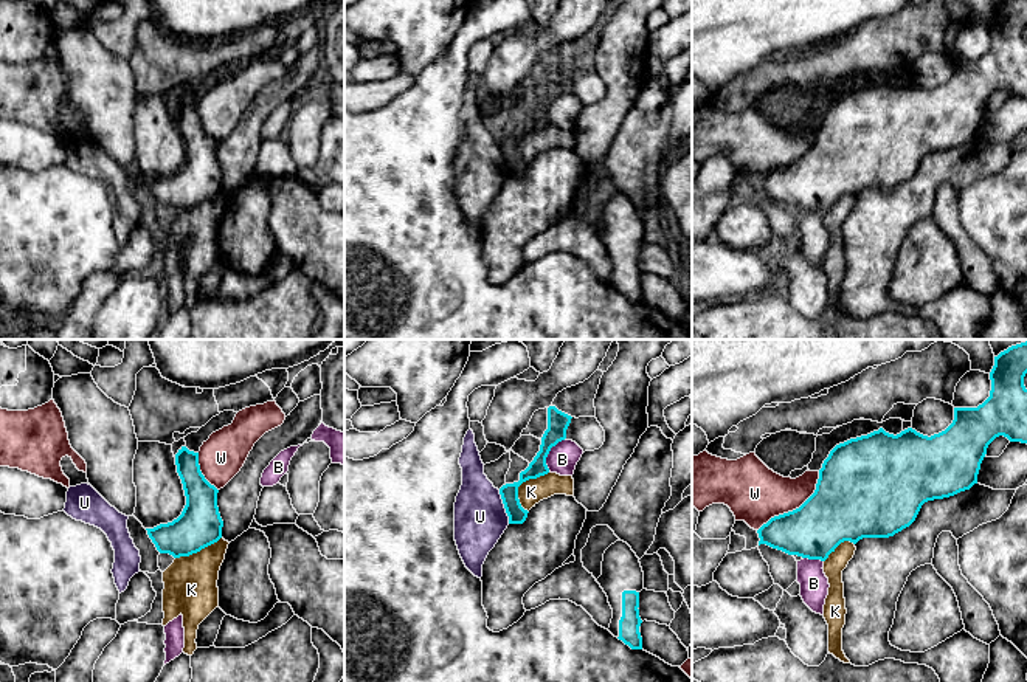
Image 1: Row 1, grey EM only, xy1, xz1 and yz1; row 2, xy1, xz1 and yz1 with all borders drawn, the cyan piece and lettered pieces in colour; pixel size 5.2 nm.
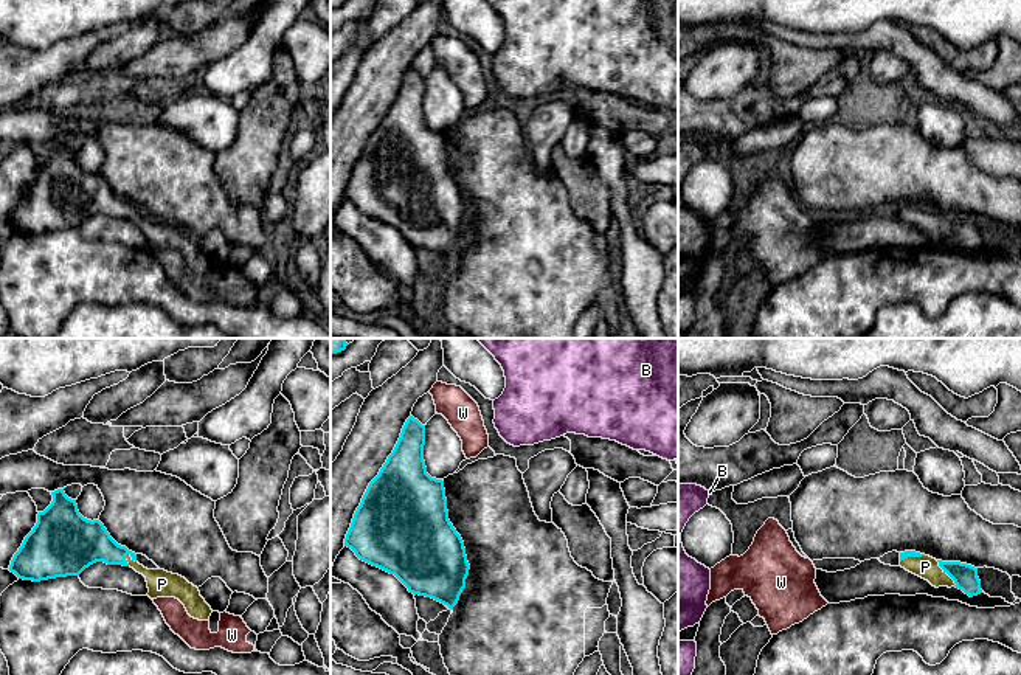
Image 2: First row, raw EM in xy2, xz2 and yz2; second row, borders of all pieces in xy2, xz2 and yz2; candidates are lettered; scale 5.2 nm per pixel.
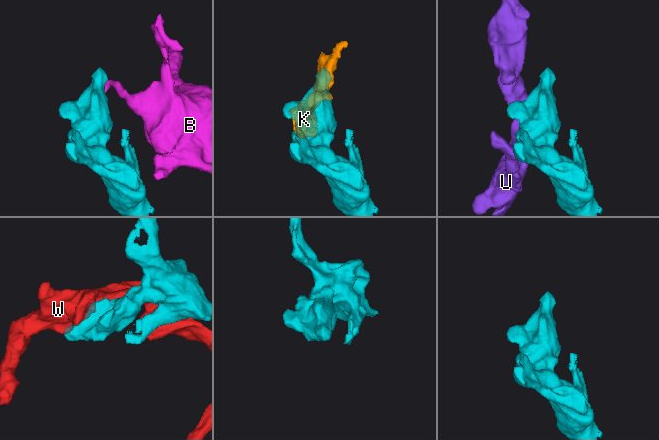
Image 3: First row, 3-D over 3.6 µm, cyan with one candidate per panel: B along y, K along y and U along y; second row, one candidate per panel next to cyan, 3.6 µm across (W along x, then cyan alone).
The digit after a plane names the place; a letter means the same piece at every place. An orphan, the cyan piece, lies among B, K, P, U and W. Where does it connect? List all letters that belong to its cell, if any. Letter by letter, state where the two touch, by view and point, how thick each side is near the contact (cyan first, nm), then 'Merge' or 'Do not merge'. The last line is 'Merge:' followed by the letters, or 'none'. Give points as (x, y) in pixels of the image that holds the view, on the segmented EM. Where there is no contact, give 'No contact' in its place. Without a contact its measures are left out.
B: Touches cyan at xz1 (548, 453). Thickness 110 nm (cyan) against 160 nm. Do not merge
K: Touches cyan at xz1 (522, 482). Thickness 100 nm (cyan) against 130 nm. Do not merge
P: Touches cyan at yz2 (945, 571). Thickness 130 nm (cyan) against 120 nm. Merge
U: Touches cyan at xz1 (504, 507). Thickness 100 nm (cyan) against 280 nm. Do not merge
W: Touches cyan at yz1 (796, 509). Thickness 360 nm (cyan) against 300 nm. Do not merge
Merge: P

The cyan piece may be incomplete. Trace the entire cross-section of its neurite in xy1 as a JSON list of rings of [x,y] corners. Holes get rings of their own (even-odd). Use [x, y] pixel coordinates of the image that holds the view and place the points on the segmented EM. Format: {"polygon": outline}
{"polygon": [[[182,446],[175,454],[175,465],[186,505],[172,522],[146,530],[160,553],[180,558],[217,542],[222,538],[223,521],[217,507],[219,490],[202,474],[199,453]]]}

